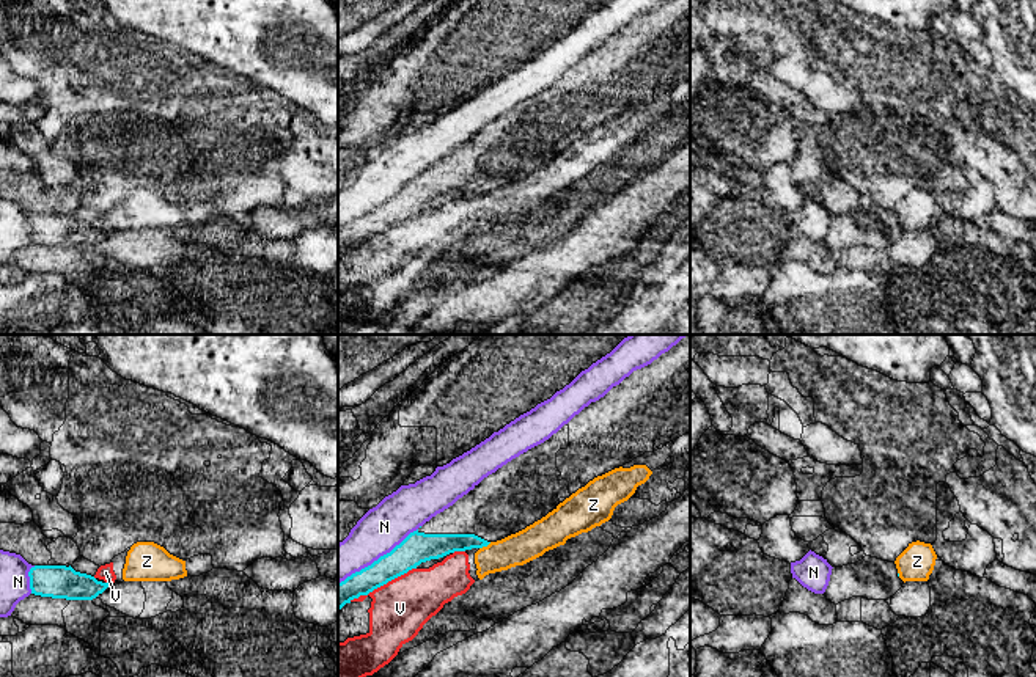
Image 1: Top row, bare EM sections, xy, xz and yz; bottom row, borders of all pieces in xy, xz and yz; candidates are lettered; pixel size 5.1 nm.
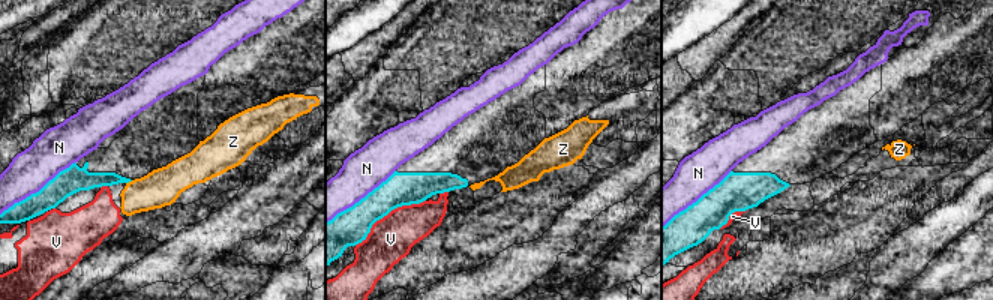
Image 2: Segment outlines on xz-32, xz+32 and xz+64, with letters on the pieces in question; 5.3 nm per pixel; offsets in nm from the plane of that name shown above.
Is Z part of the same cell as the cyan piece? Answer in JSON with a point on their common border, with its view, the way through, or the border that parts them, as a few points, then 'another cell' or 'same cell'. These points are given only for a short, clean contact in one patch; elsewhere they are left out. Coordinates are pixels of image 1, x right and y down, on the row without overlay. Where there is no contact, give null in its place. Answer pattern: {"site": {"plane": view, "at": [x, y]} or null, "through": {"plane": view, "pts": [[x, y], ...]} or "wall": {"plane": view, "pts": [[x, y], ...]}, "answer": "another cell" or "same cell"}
{"site": {"plane": "xz", "at": [484, 193]}, "wall": {"plane": "xz", "pts": [[491, 190], [480, 197]]}, "answer": "another cell"}

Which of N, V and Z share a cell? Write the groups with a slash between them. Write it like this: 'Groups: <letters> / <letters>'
Groups: N / V Z

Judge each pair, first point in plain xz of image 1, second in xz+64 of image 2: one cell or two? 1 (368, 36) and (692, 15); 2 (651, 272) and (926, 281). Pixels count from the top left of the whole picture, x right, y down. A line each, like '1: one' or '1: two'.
1: one
2: one

